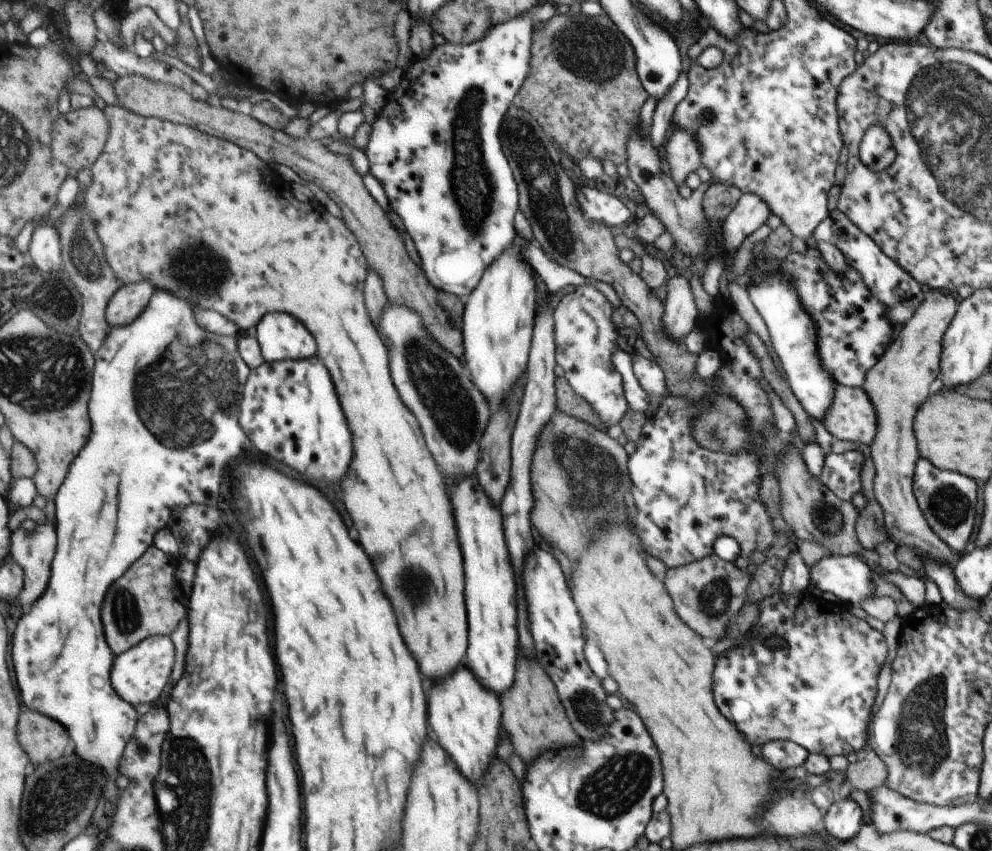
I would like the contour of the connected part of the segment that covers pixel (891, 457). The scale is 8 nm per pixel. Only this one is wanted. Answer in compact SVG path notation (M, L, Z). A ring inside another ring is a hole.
M937 289L929 290L924 293L924 299L915 309L913 316L904 324L896 327L893 340L887 350L881 356L877 363L866 372L865 382L862 388L867 388L867 396L871 396L871 404L875 404L874 412L879 412L879 432L874 432L875 440L869 444L870 458L873 462L873 496L882 508L884 518L884 528L888 540L893 541L897 546L905 545L914 548L914 550L927 561L943 563L953 566L959 560L959 554L953 552L947 543L944 543L926 523L926 517L923 516L918 507L914 494L911 494L911 476L914 476L913 464L917 460L917 448L915 448L915 438L913 438L913 414L919 406L925 402L929 394L929 384L931 380L937 378L939 370L939 361L941 354L941 336L955 314L955 302L951 295L943 295Z

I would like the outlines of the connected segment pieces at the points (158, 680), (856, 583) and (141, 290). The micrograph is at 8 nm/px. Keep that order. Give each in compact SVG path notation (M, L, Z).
M155 635L145 639L136 647L130 648L127 652L116 657L113 663L111 680L113 688L118 695L132 705L151 704L157 702L167 684L171 683L171 672L175 662L175 646L167 635Z
M855 555L821 557L808 569L808 579L809 586L851 604L874 596L871 570Z
M151 281L128 283L121 287L111 299L107 309L107 320L111 327L124 327L133 324L150 304L157 293Z

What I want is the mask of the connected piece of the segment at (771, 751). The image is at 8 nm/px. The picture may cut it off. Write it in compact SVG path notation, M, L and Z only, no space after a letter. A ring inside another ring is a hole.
M776 740L761 745L761 756L775 770L787 772L804 764L809 753L794 741Z

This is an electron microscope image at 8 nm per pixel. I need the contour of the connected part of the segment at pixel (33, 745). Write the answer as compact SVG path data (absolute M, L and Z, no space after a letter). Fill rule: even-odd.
M25 710L23 720L19 722L19 742L27 748L33 764L45 764L65 756L69 734L57 720Z

